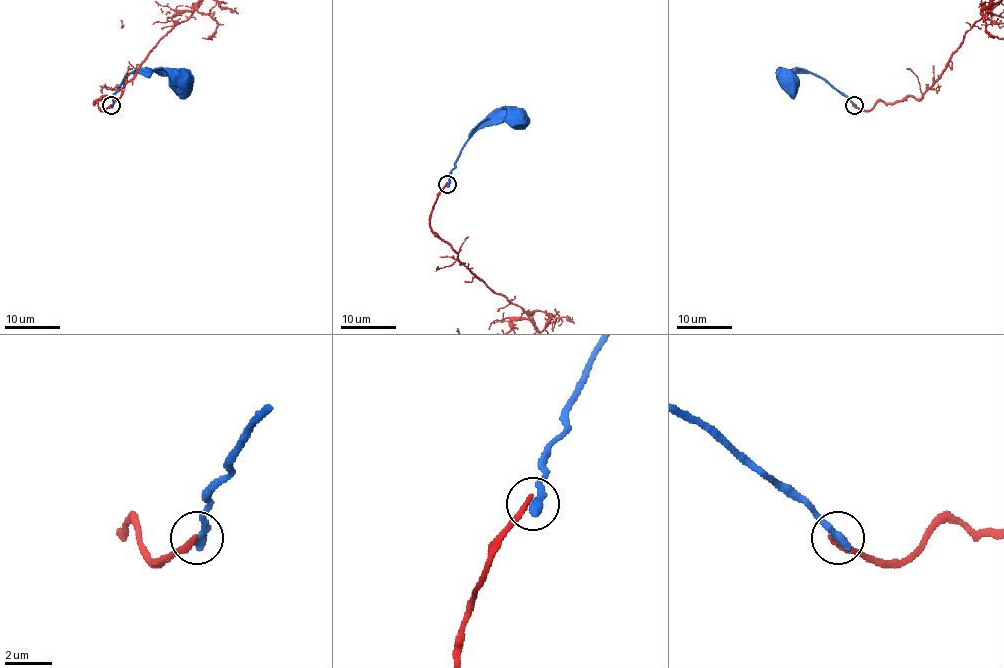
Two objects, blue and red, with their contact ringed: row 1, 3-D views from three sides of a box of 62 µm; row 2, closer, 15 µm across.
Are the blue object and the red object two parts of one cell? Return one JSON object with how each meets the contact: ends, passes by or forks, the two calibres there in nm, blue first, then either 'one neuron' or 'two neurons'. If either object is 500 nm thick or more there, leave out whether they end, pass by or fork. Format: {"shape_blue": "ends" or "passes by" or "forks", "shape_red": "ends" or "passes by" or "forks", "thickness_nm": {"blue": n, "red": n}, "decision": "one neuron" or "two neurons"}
{"shape_blue": "ends", "shape_red": "ends", "thickness_nm": {"blue": 440, "red": 280}, "decision": "two neurons"}

